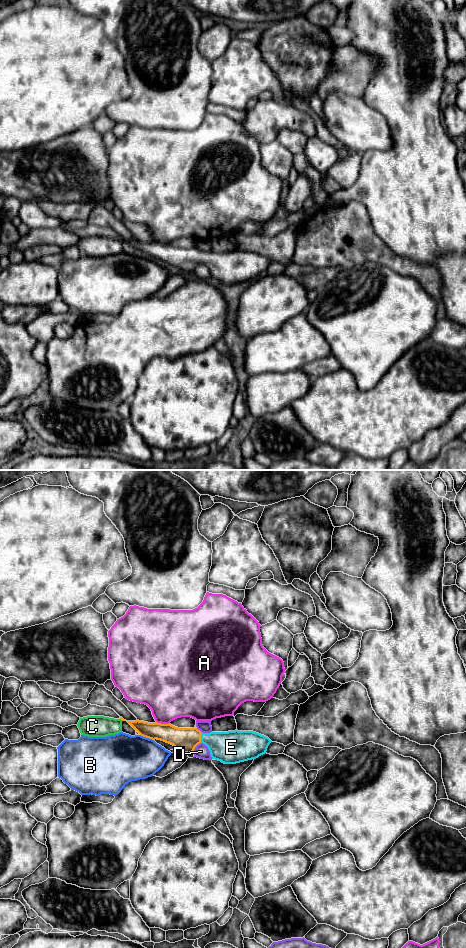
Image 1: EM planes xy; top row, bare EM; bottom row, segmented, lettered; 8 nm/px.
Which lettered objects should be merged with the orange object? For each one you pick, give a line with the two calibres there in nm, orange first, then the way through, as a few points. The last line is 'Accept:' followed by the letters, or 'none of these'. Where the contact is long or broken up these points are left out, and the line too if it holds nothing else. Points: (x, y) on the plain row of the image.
E: calibres 190 and 260 nm
Accept: E

